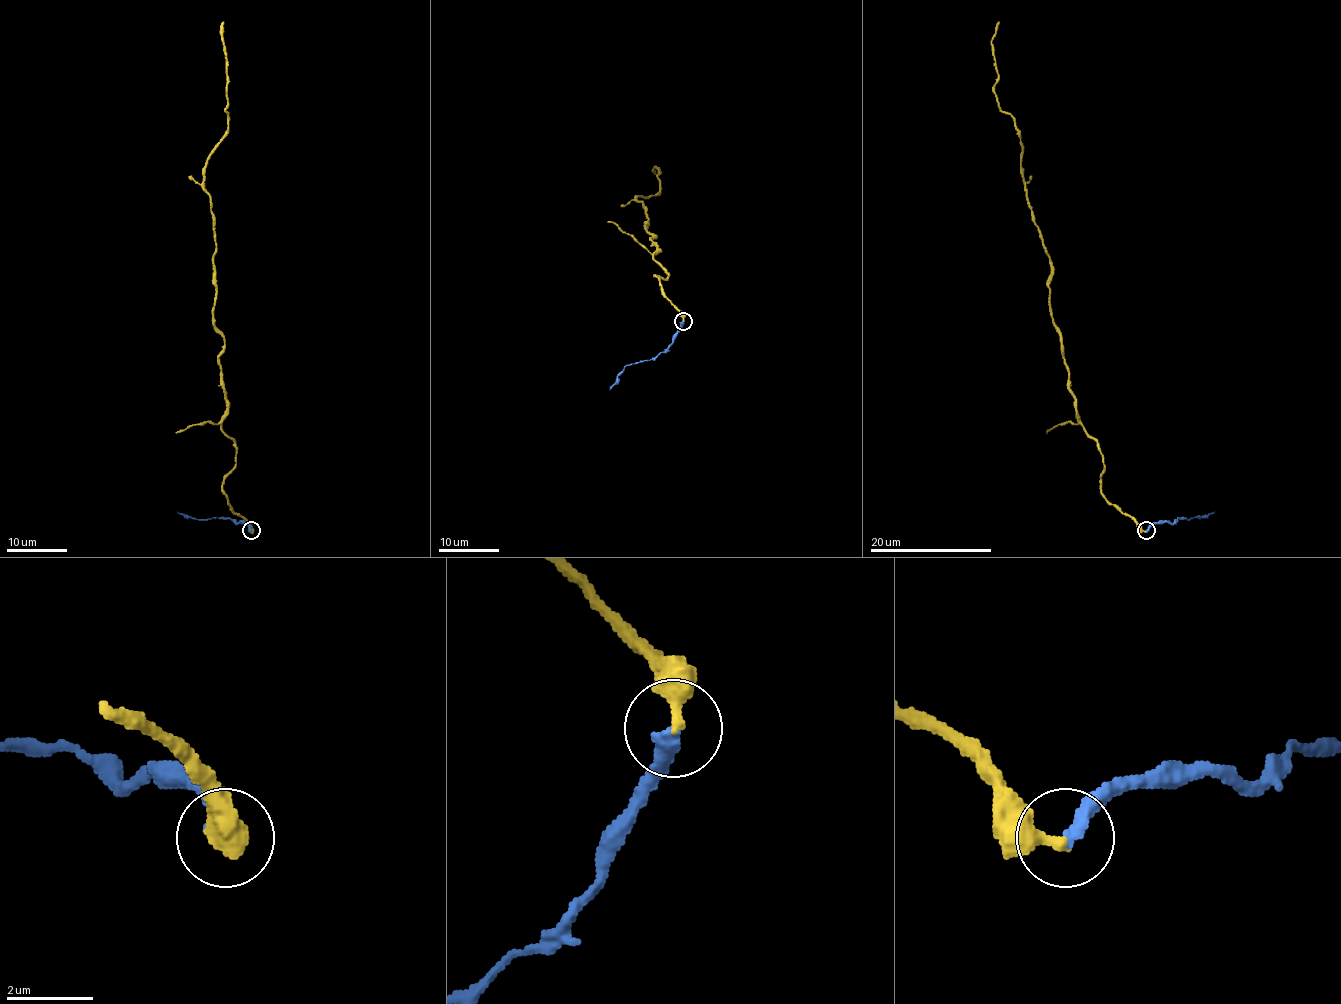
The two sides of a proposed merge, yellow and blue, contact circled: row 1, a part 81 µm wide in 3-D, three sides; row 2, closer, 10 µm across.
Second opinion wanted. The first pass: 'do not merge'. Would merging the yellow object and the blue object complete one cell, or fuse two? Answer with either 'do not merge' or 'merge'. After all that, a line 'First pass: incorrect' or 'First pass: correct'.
do not merge
First pass: correct

